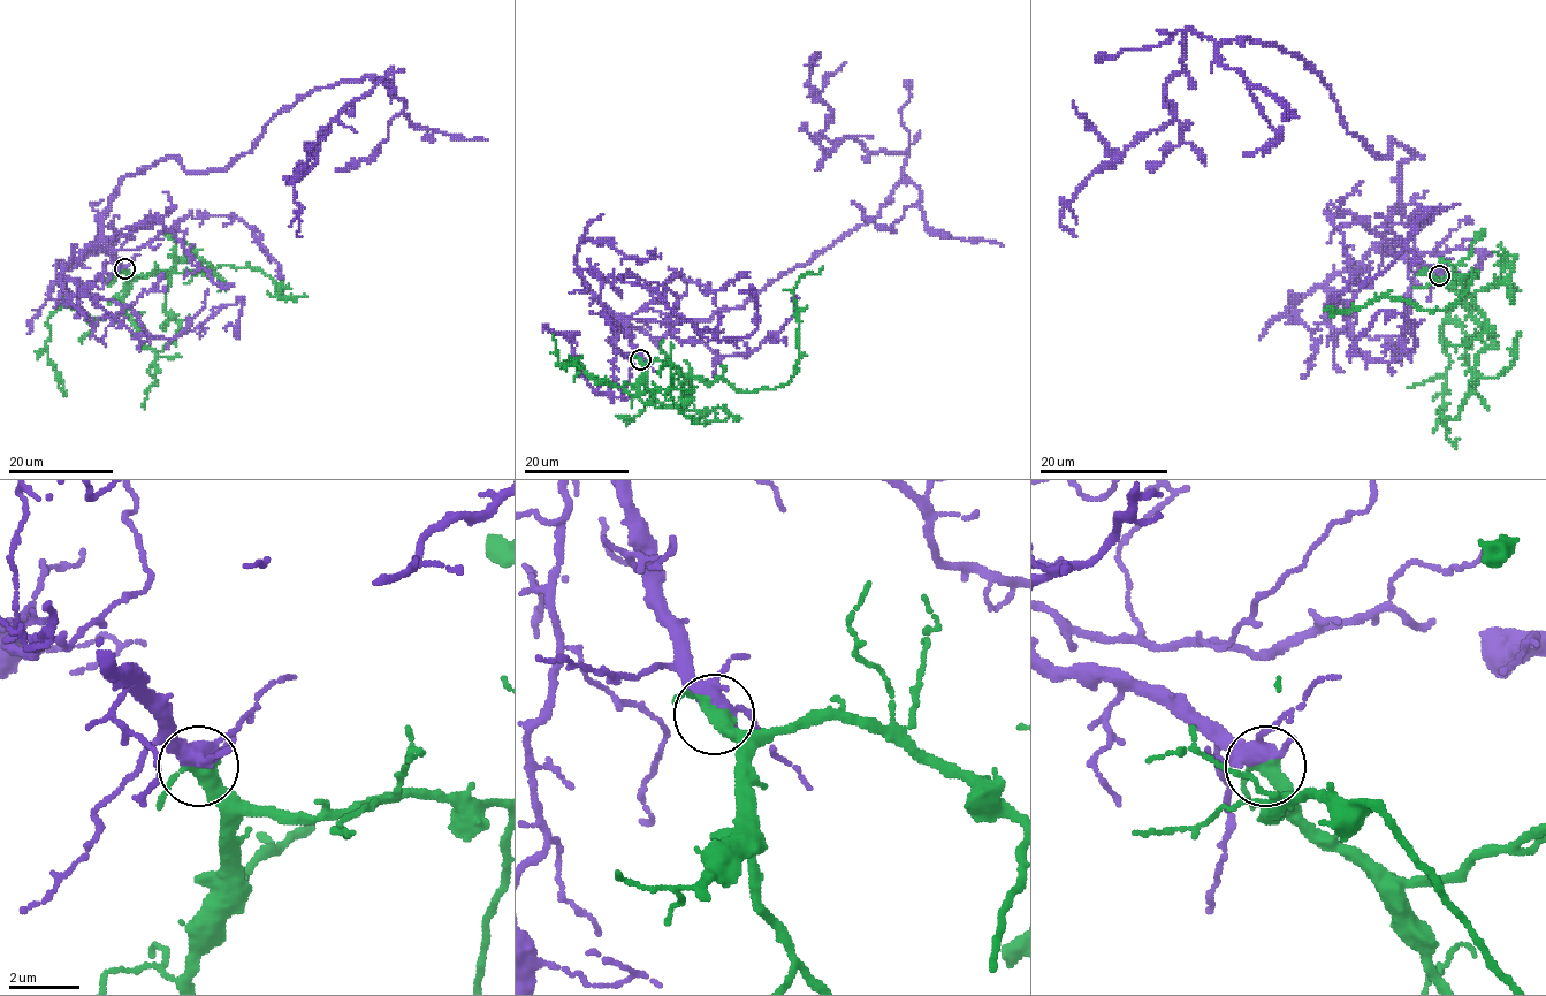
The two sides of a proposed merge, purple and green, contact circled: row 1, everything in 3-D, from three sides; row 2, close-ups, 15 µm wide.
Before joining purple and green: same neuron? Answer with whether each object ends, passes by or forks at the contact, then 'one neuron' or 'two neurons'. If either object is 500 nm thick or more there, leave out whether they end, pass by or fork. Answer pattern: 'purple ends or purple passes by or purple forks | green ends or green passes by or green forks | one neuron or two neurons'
purple forks | green passes by | one neuron

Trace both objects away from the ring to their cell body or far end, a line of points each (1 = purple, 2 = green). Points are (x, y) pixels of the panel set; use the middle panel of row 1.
1: (640, 359), (619, 317), (660, 337), (740, 308), (901, 180), (903, 152), (821, 134), (816, 65)
2: (640, 359), (663, 359), (687, 375), (724, 380), (739, 392), (786, 385), (800, 357), (793, 288), (823, 266)

